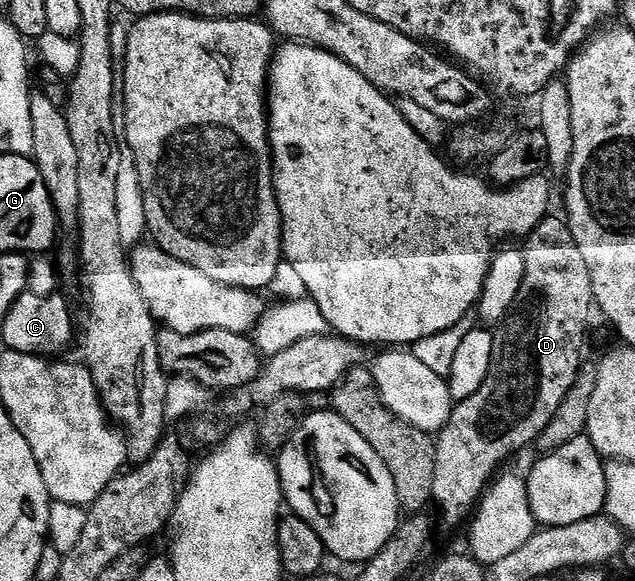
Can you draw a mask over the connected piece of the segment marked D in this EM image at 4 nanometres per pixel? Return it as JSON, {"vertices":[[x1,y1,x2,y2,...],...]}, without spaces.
{"vertices":[[548,216,540,220,537,228,527,235,521,249,525,276,519,289,517,309,498,323,494,331,489,372,473,396,464,402,454,403,449,420,435,438,431,502,439,509,447,526,457,525,478,507,480,498,500,469,498,466,506,458,513,457,518,450,525,449,530,442,532,445,538,439,549,420,553,420,557,408,561,408,561,400,571,391,575,377,579,375,579,345,587,330,587,317,593,311,589,268,585,268,585,260,581,260,581,252,562,217]]}

